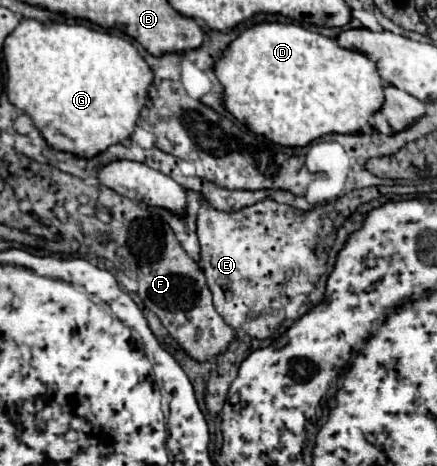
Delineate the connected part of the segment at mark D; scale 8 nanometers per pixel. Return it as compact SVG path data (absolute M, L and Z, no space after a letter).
M261 22L239 34L215 62L215 74L223 84L225 108L249 130L285 148L307 146L325 134L357 134L371 126L373 114L385 102L383 80L377 66L363 54L341 48L335 40L311 32L299 24Z

